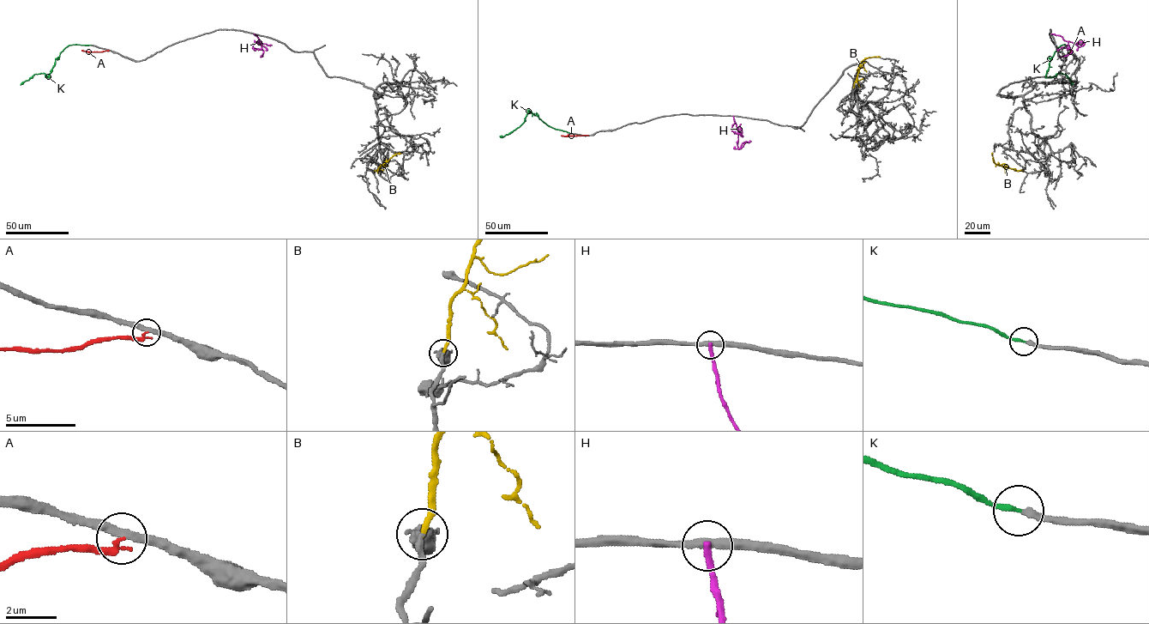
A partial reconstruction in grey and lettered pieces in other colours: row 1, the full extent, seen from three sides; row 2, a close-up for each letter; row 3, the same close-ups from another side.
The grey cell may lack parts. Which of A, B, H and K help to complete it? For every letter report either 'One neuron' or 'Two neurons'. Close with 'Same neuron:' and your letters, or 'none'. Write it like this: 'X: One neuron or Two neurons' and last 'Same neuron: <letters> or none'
A: Two neurons
B: One neuron
H: Two neurons
K: Two neurons
Same neuron: B

